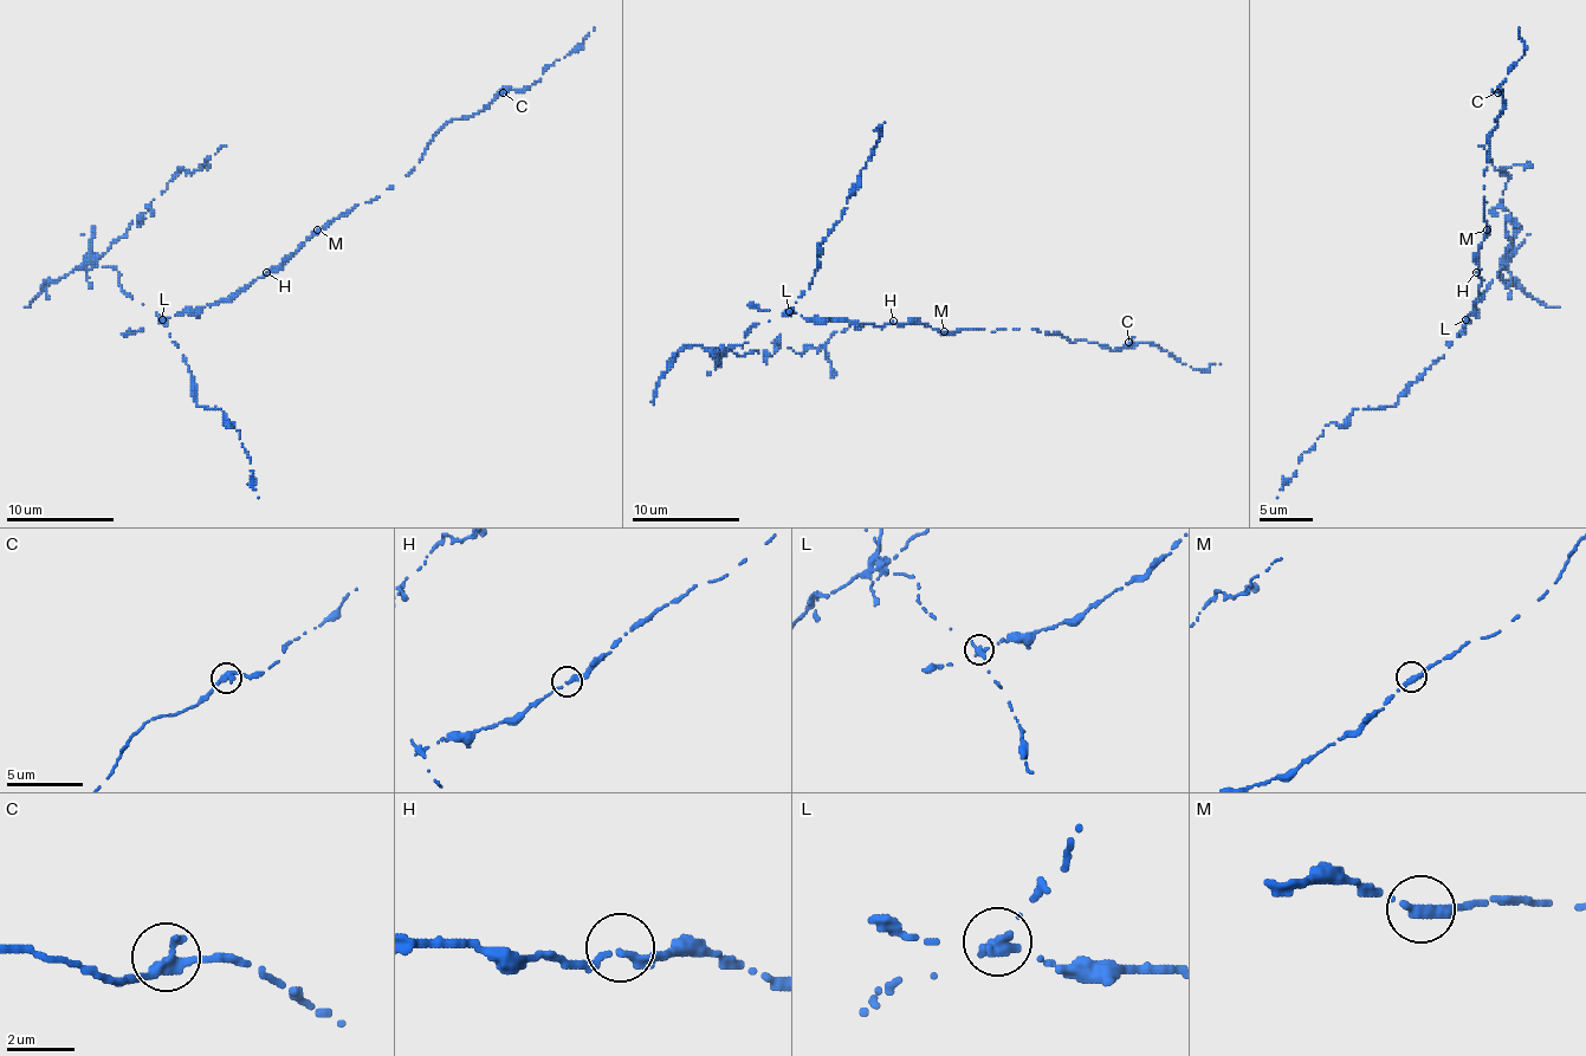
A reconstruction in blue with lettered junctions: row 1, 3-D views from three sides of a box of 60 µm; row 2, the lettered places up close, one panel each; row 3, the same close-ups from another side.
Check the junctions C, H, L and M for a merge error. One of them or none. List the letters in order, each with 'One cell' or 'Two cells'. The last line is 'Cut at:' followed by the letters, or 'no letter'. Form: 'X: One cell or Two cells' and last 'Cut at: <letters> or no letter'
C: One cell
H: One cell
L: Two cells
M: One cell
Cut at: L

